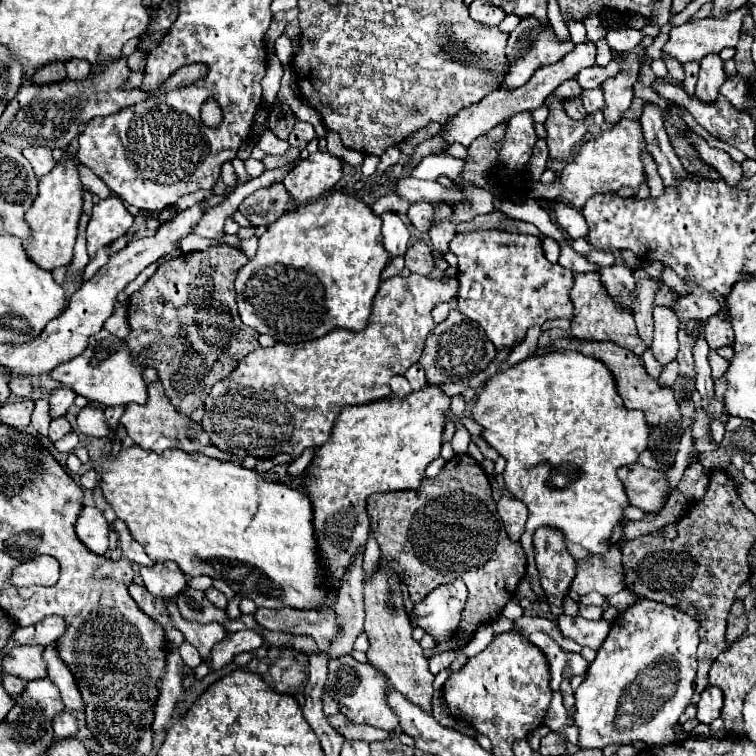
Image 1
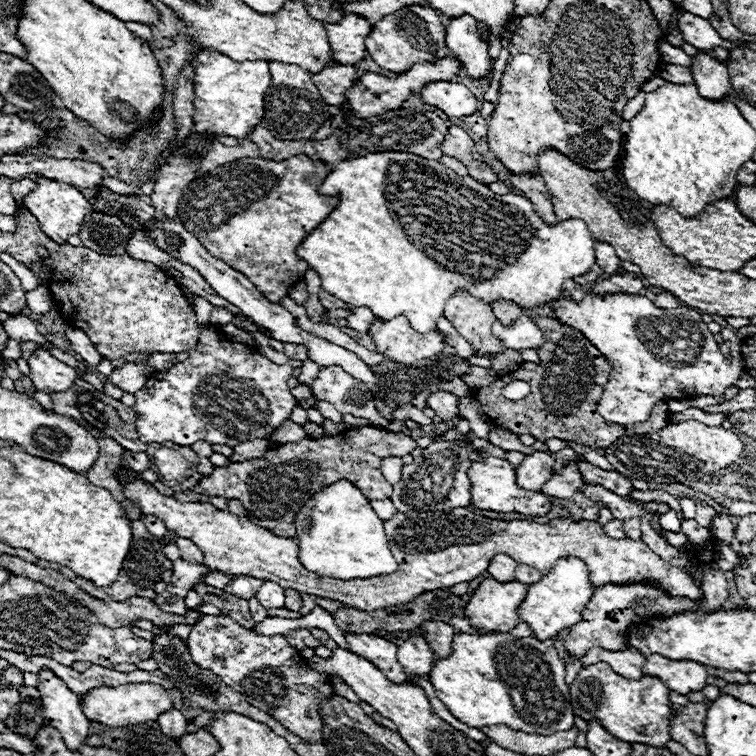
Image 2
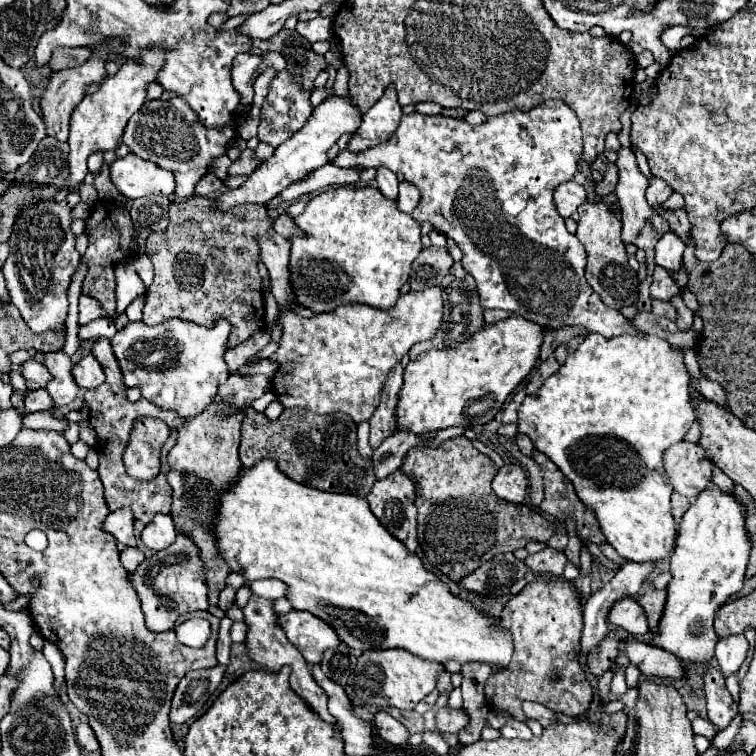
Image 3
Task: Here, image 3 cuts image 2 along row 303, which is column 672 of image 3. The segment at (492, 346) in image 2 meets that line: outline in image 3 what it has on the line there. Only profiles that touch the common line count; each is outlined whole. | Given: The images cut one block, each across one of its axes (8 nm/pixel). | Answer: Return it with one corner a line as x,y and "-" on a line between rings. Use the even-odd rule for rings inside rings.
678,442
664,454
664,468
670,476
674,492
694,500
712,480
712,462
706,458
698,442

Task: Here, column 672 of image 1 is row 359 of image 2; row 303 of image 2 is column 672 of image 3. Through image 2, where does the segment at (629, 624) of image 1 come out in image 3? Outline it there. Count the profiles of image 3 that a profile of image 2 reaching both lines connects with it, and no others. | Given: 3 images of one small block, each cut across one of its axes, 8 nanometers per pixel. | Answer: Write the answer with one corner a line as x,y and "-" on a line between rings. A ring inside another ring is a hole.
710,484
696,496
694,504
686,510
686,514
680,520
676,548
674,548
672,562
670,562
672,582
668,584
668,600
666,600
664,614
660,620
660,630
654,636
652,644
672,652
676,658
686,662
688,666
708,662
714,656
714,646
718,642
718,636
712,626
714,614
728,600
728,596
736,594
742,588
748,556
750,556
750,536
746,530
744,506
736,500
736,496
732,492
724,492
716,484
-
688,574
692,578
696,578
698,582
688,582

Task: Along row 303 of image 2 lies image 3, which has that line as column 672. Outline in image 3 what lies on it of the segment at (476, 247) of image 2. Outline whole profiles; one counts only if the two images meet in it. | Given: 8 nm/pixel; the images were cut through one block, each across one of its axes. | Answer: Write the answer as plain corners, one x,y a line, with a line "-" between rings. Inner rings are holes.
588,334
586,340
576,348
576,352
566,358
564,366
560,366
556,376
552,374
536,394
526,396
524,404
518,410
518,432
528,434
532,438
534,446
540,452
544,452
564,472
566,478
572,480
578,498
588,508
592,508
596,512
606,540
616,548
616,552
622,558
626,558
630,562
654,562
656,564
674,552
674,540
676,540
676,520
672,516
672,506
670,506
670,496
674,490
672,490
672,486
668,486
668,474
664,474
664,450
668,450
668,446
684,440
692,422
696,422
696,408
692,406
690,400
692,400
692,396
690,396
690,374
688,374
688,368
684,364
684,352
680,348
674,348
668,340
652,336
652,334
638,334
638,336
620,334
616,338
604,338
600,334

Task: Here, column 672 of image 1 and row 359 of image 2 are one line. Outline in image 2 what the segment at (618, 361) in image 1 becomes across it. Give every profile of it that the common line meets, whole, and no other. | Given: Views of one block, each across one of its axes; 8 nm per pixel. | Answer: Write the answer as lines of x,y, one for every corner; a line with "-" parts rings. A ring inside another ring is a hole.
396,316
392,320
376,320
370,326
370,336
376,342
376,350
390,360
414,364
424,358
432,358
442,352
444,338
440,330
430,330
426,334
416,332
406,316

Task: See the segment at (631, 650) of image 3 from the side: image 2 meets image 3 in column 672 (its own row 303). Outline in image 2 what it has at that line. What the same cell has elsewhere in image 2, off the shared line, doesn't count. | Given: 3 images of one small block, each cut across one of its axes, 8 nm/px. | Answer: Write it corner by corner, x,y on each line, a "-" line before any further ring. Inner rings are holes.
660,292
660,294
656,294
654,296
654,300
652,300
656,306
662,306
662,308
674,308
674,306
678,306
678,298
674,296
674,294
670,294
670,292

